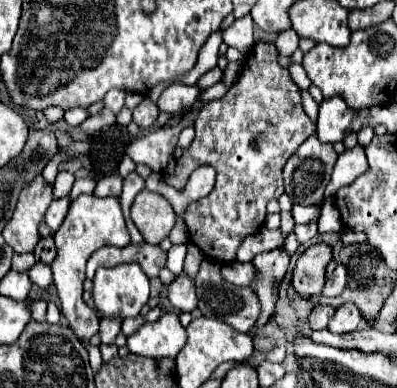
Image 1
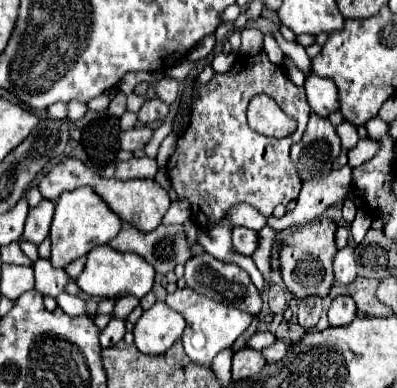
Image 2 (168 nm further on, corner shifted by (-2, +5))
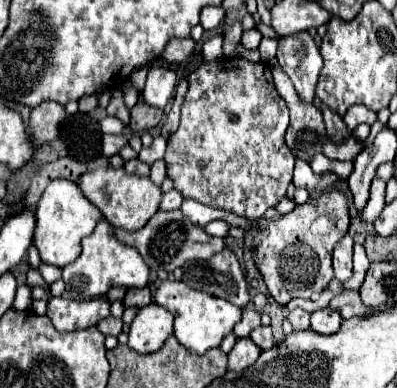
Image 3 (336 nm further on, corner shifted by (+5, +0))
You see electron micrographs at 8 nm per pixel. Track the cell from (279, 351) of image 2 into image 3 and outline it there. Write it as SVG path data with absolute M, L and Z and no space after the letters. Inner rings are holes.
M260 325L260 327L256 327L256 329L250 333L250 337L252 337L252 341L254 341L262 351L266 351L266 349L272 349L272 347L274 347L270 325Z

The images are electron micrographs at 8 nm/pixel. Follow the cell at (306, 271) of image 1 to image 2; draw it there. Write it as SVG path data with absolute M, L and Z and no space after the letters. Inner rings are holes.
M321 220L319 224L307 224L303 228L295 228L287 238L281 250L281 276L287 290L295 298L307 296L327 296L333 286L333 258L337 254L335 246L335 222Z

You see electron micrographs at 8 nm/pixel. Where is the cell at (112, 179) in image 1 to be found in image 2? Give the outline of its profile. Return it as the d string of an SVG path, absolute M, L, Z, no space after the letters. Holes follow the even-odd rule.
M131 158L127 162L119 162L115 168L117 180L135 180L135 178L155 178L159 170L157 160L153 158Z

